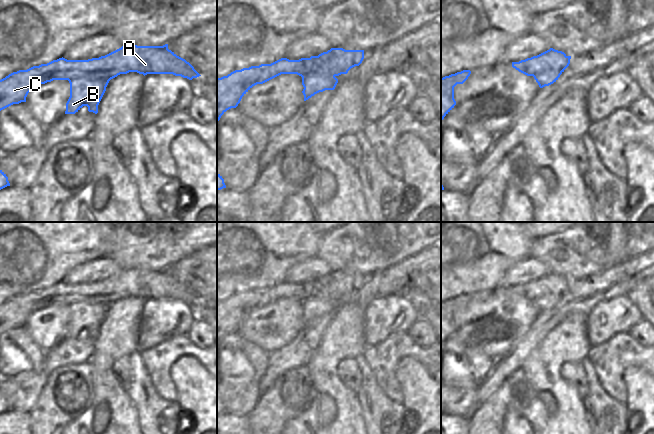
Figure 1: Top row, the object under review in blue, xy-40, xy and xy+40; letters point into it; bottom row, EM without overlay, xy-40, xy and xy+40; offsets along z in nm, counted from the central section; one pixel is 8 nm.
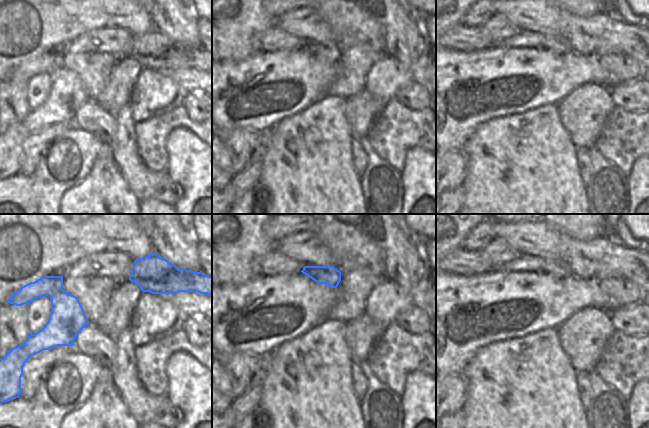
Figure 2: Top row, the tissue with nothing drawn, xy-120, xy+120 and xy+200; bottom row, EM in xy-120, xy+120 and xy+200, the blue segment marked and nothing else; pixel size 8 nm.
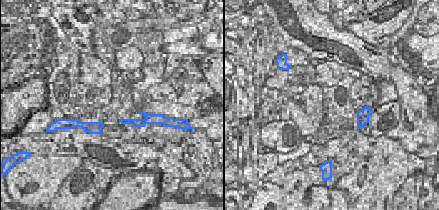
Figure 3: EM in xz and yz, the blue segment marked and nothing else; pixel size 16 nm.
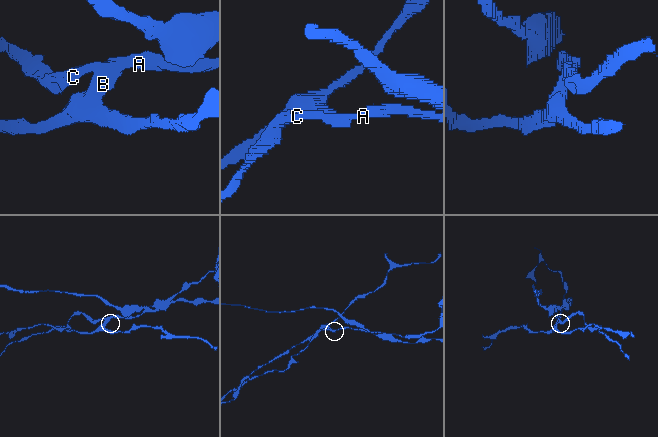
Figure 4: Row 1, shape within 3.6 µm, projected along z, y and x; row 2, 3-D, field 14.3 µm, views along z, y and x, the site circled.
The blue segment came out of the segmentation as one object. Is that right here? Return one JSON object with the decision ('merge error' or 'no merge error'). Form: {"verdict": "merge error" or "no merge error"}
{"verdict": "merge error"}

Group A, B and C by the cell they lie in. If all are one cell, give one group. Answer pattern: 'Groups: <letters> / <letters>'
Groups: A C / B

